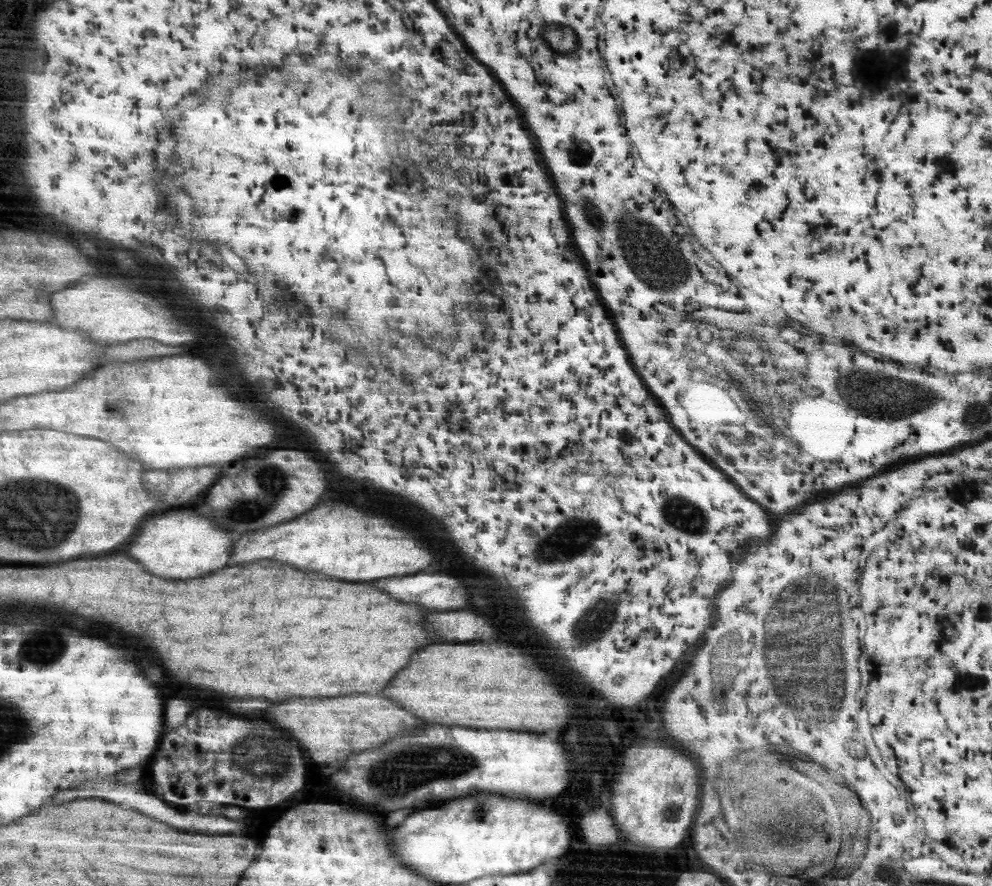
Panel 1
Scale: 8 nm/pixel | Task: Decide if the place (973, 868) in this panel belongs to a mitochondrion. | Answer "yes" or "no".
no

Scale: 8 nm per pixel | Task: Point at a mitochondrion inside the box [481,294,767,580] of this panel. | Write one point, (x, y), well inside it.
(678, 511)

